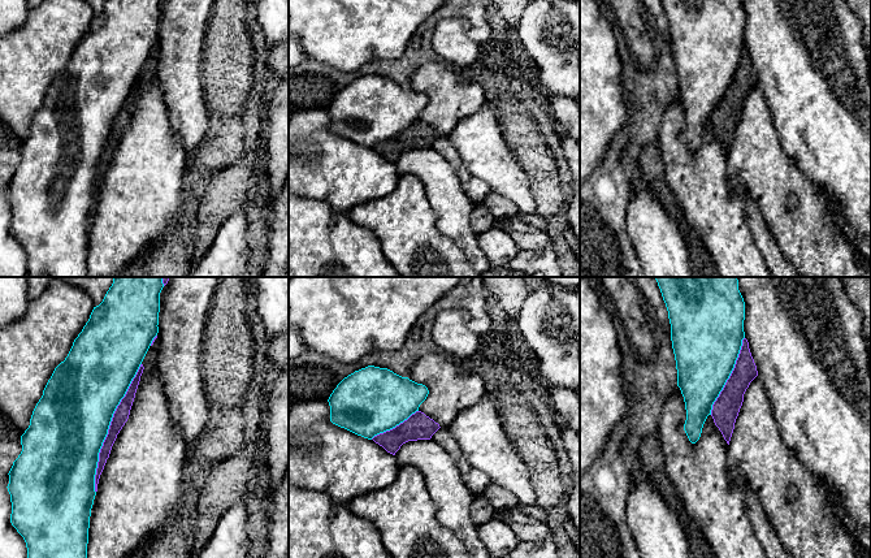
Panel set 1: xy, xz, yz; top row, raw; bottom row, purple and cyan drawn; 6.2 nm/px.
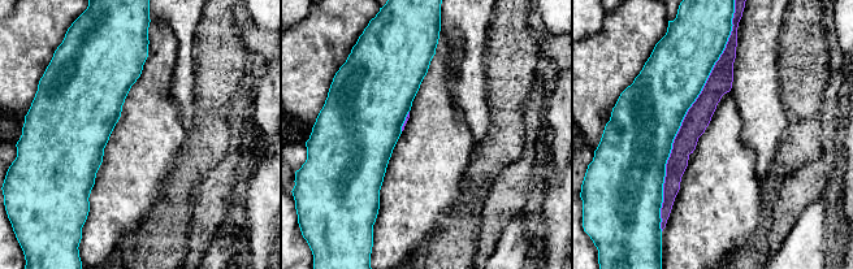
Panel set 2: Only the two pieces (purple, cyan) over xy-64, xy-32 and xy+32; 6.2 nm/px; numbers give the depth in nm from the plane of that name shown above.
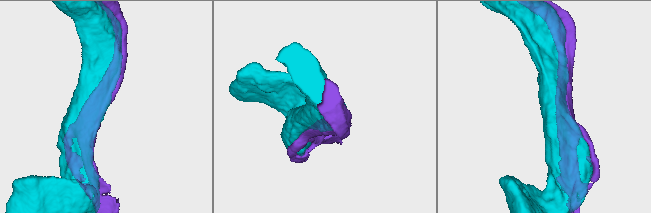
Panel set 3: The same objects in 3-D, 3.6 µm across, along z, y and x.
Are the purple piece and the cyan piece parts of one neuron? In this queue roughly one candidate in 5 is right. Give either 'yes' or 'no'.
no

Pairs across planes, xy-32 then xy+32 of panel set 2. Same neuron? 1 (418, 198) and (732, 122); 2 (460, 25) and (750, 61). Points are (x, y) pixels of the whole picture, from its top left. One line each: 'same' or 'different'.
1: same
2: same

